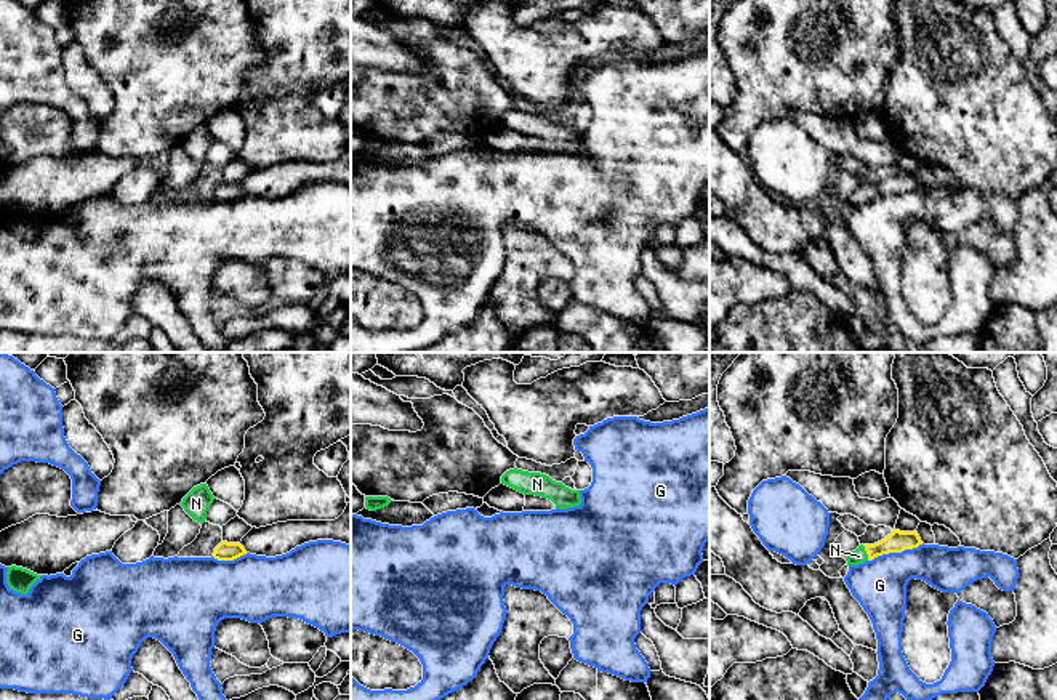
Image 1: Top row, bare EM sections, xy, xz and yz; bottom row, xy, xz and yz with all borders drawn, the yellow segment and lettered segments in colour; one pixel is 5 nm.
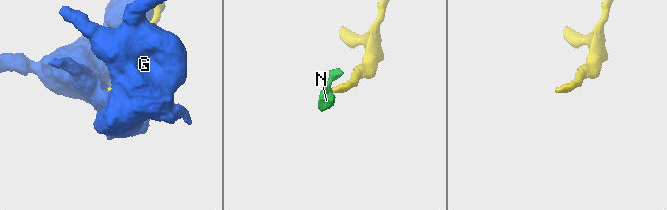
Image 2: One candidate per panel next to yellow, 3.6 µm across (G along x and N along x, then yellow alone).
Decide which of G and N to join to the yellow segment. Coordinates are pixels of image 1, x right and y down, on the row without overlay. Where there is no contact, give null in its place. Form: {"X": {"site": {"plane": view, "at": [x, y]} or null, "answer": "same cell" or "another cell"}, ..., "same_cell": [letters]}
{"G": {"site": {"plane": "yz", "at": [896, 193]}, "answer": "another cell"}, "N": {"site": {"plane": "yz", "at": [867, 194]}, "answer": "same cell"}, "same_cell": ["N"]}

